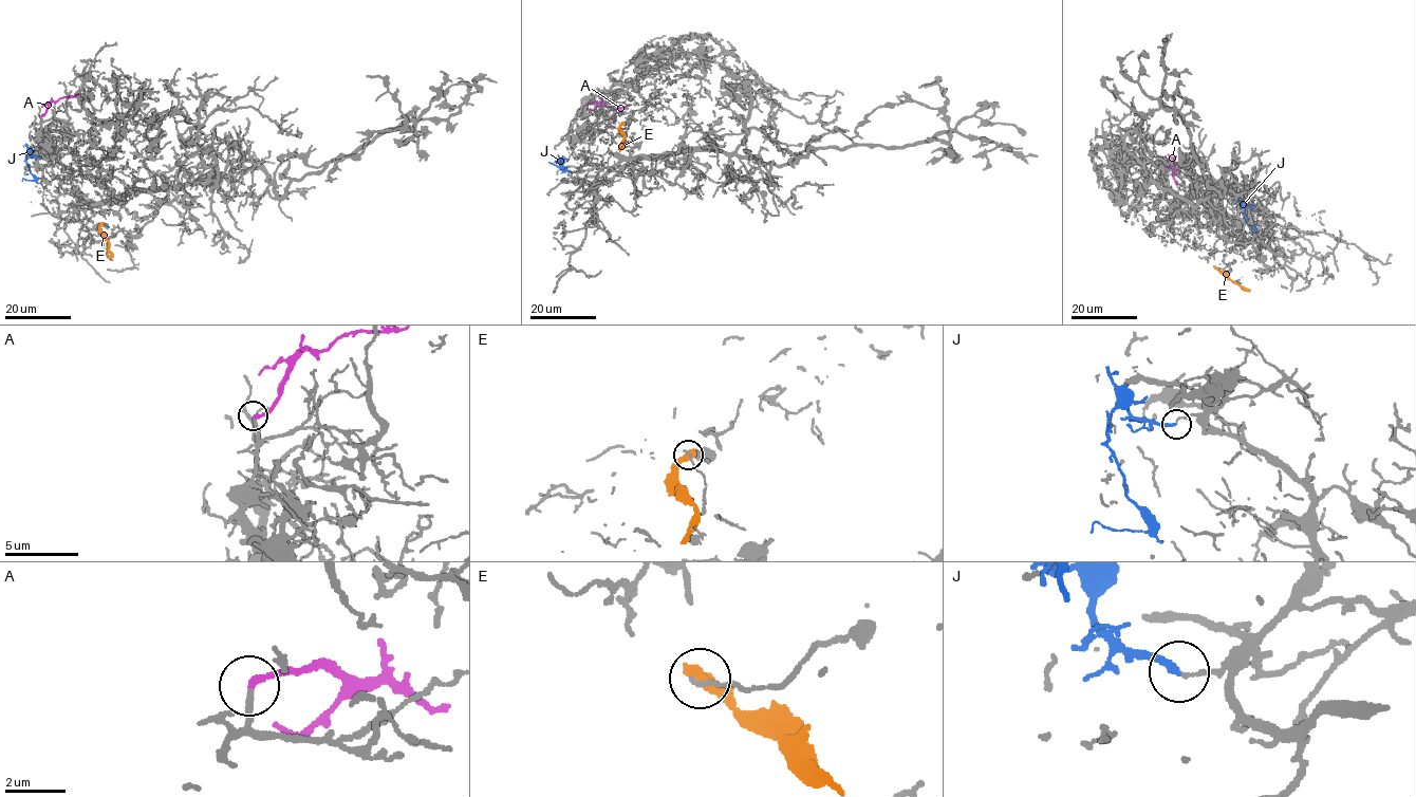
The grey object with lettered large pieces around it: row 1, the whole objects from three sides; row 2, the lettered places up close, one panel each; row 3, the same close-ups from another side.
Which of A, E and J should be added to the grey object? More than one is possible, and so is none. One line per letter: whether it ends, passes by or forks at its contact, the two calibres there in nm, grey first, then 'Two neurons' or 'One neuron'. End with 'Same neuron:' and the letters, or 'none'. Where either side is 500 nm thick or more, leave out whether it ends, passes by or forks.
A: It ends there. Thickness 220 nm (grey) against 200 nm. One neuron
E: Thickness 190 nm (grey) against 500 nm. Two neurons
J: It ends there. Thickness 100 nm (grey) against 220 nm. Two neurons
Same neuron: A

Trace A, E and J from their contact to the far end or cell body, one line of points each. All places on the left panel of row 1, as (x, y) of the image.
A: (40, 115), (52, 102), (80, 94)
E: (101, 224), (100, 233), (111, 254), (108, 258)
J: (41, 156), (30, 151), (25, 155), (34, 179), (22, 181)

